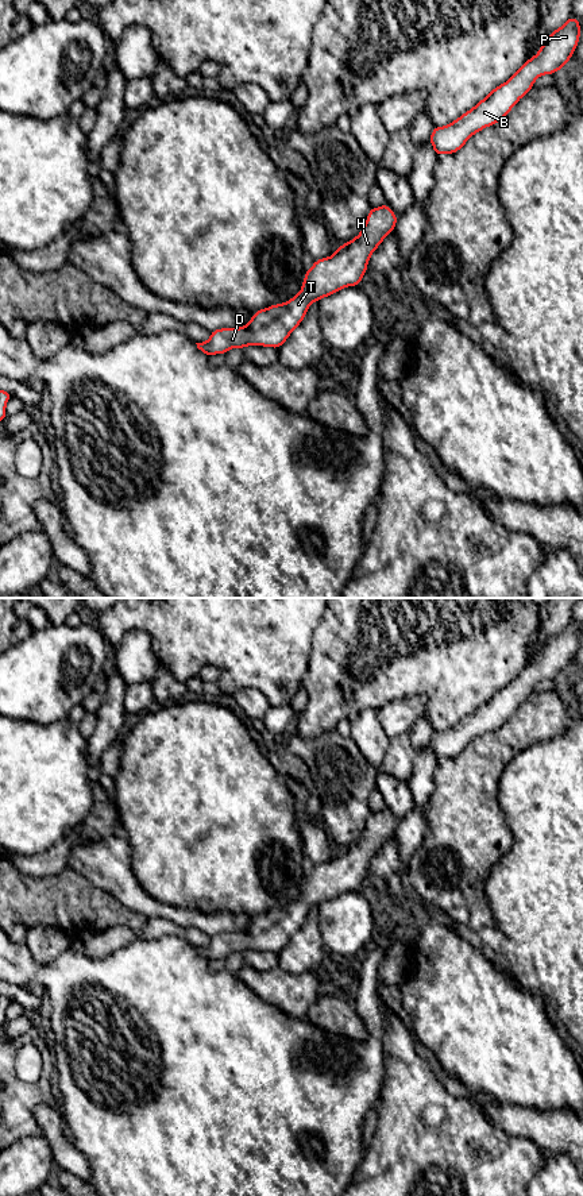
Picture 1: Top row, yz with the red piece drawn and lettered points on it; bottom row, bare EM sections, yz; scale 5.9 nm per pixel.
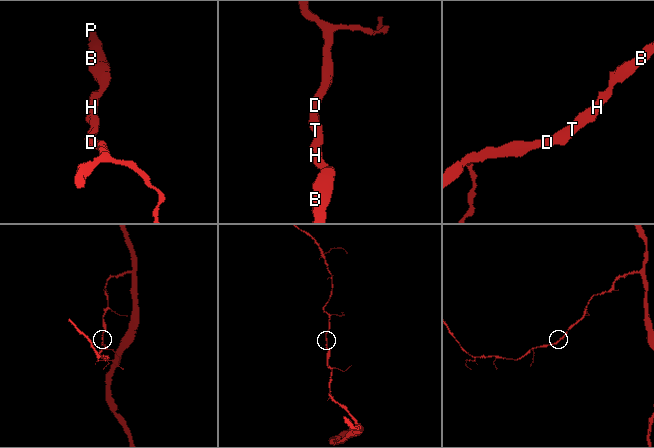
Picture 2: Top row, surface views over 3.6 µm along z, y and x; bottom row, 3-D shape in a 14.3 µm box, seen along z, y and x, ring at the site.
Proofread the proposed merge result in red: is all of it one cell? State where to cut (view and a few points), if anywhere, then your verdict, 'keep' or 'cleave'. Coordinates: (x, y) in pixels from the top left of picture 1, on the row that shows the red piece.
cut none; keep

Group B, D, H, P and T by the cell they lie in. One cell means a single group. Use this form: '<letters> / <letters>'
B D H P T

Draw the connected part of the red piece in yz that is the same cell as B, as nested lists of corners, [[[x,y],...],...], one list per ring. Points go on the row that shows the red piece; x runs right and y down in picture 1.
[[[570,19],[556,28],[540,47],[505,84],[494,88],[468,112],[444,127],[435,127],[429,142],[436,157],[455,154],[476,132],[497,124],[532,88],[543,74],[555,74],[572,58],[580,38],[580,23]]]

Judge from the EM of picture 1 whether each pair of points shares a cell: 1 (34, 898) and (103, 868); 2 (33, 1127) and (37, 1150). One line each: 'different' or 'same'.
1: different
2: different

